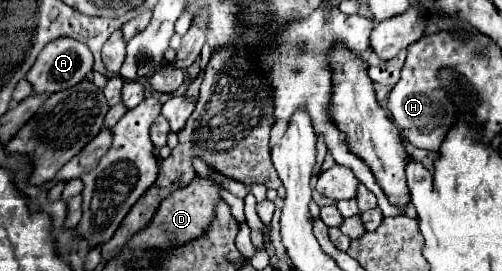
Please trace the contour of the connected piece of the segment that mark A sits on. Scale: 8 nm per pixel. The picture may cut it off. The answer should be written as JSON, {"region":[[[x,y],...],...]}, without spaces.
{"region":[[[58,38],[38,54],[34,66],[26,74],[26,80],[32,84],[34,94],[46,94],[46,92],[54,94],[76,86],[86,78],[90,70],[92,70],[92,52],[86,48],[86,44],[70,38]]]}

